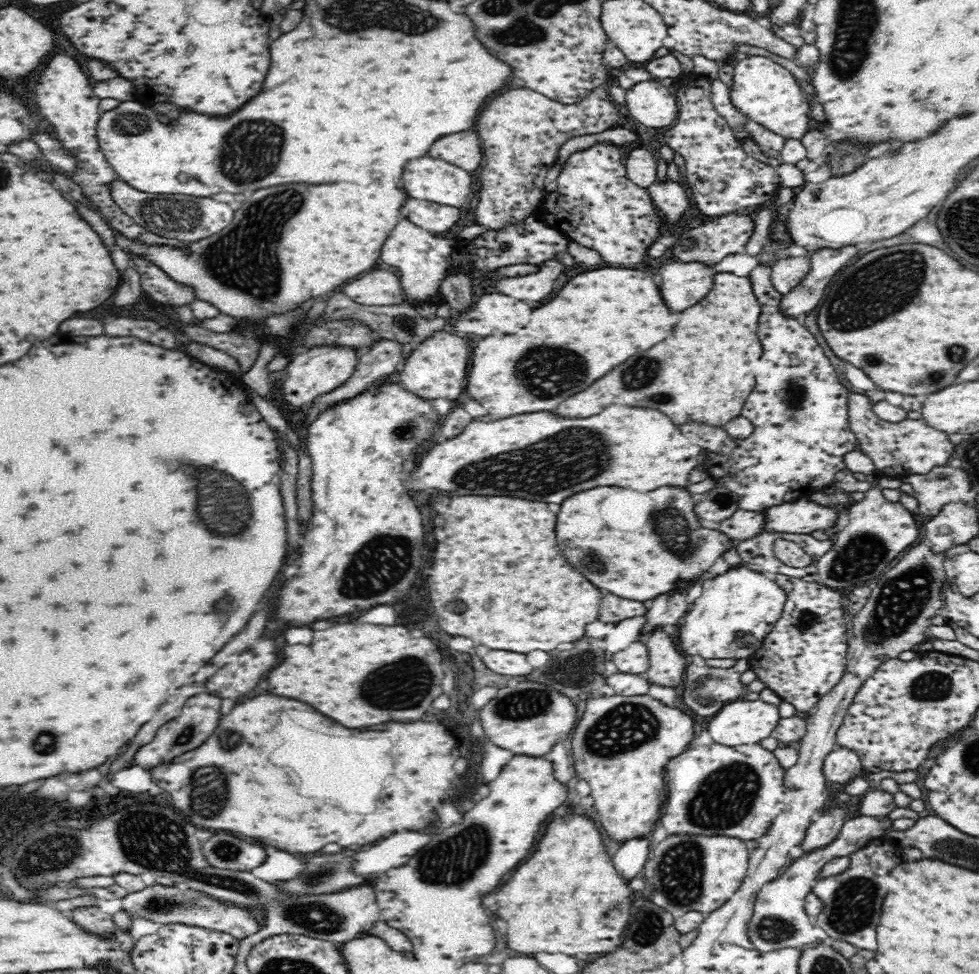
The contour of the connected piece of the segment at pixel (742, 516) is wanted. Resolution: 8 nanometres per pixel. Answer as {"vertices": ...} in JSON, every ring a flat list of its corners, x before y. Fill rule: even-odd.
{"vertices":[[738,509,728,520,716,524,715,528,729,540,739,543,762,534,766,530,766,526,768,526,766,512]]}

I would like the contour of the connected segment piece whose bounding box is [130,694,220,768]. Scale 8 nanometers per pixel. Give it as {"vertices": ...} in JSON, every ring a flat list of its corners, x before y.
{"vertices":[[196,694,192,696,186,706,182,708,182,714,176,716,174,720,162,724,158,728,158,734,152,742,140,746,134,756,132,756,132,762,130,766,140,766,140,768,156,768,156,766,162,766,162,764,168,764,172,758,180,756,192,750,192,748,199,747,208,736,214,734,214,728,218,726,218,720,220,720,220,714,218,714,218,706,220,706,220,700,216,696,208,696,208,694]]}

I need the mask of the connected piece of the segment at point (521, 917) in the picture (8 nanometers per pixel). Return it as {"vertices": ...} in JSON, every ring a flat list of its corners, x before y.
{"vertices":[[564,814,564,816,552,816,544,828,542,838,538,838,534,852,526,858,526,862,522,862,506,880,504,886,498,888,498,892,494,892,496,898,496,910,500,916,506,918,508,922,508,944,512,950,516,952,524,952,524,954,538,954,538,952,562,952,562,954,585,954,590,955,594,953,612,953,617,946,620,946,623,941,625,929,632,918,632,908,634,908,634,892,630,890,630,882,628,879,622,878,622,875,616,870,616,866,612,864,612,858,604,846,602,840,602,832,598,828,598,824,588,816,588,814]]}

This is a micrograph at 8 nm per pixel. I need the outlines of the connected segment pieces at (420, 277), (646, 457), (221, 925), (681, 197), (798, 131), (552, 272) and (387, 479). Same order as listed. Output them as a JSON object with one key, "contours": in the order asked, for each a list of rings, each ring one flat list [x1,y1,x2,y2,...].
{"contours":[[[402,216,396,228,390,232,380,258,384,264,398,268,401,276,399,288,406,295,406,301,409,304,416,304,439,293,440,283,451,273,450,262,455,252,454,246,456,246,456,240,435,236]],[[610,404,608,408,604,408,602,412,598,412,596,416,588,416,584,420,576,420,576,418,566,418,560,416,556,412,544,410,544,412,528,412,528,414,519,414,508,416,508,418,493,419,490,422,472,421,466,425,464,432,460,433,458,438,452,438,436,448,430,450,430,454,426,458,422,458,420,466,416,468,414,476,412,476,412,488,416,490,426,490,426,488,438,488,438,490,458,490,458,494,484,494,484,496,516,496,516,498,526,498,526,500,540,500,540,502,556,502,560,504,566,496,572,496,580,490,588,490,594,486,624,486,624,488,632,488,638,492,650,492,656,486,662,484,682,485,686,487,690,485,688,474,695,466,703,464,704,453,691,443,691,440,684,436,676,424,660,410,652,410,652,408,632,408,632,406,624,406,624,404]],[[156,882,155,885,144,887,142,890,129,892,121,899,128,912,138,910,140,916,162,922,162,924,172,922,190,926,204,926,204,928,231,934,238,940,256,933,256,930,260,931,260,928,256,926,256,920,246,910,236,908,236,906,224,906,222,902,216,902,216,900,212,900,200,892,194,892,194,890,184,892,184,890,178,890,172,886,162,886]],[[666,177,664,180,654,181,647,188,654,205,660,209,660,217,664,224,667,220,676,223,681,215,692,205,692,198,683,179,673,180]],[[749,56,733,64,729,98,732,106,748,121,755,122,784,139,800,140,808,127,812,102,802,92,803,83,788,69,764,56]],[[548,260,536,268,538,270,532,274,500,278,496,282,496,290,518,300,532,300,532,302,544,300,546,294,550,292,554,278,560,274,560,264,556,264,554,260]],[[382,380,376,386,368,387,361,393,355,394,353,397,338,401,333,405,321,410,313,421,309,422,308,441,306,454,312,461,312,500,314,500,314,520,312,520,312,530,306,534,304,542,302,542,302,554,298,558,300,568,298,574,284,584,284,590,280,592,280,604,278,604,278,620,286,620,290,624,306,624,306,622,314,622,318,618,330,618,330,616,340,616,340,614,350,614,350,612,358,612,358,610,368,610,376,604,390,604,396,598,404,596,412,582,416,580,416,572,422,566,422,558,424,558,424,526,422,526,422,514,418,510,416,500,410,496,410,490,406,488,406,476,402,474,402,468,408,460,412,460,412,454,416,454,426,440,432,440,432,436,436,434,436,424,440,422,440,414,438,410,432,406,432,400,412,393,408,388,398,382,390,382]]]}

